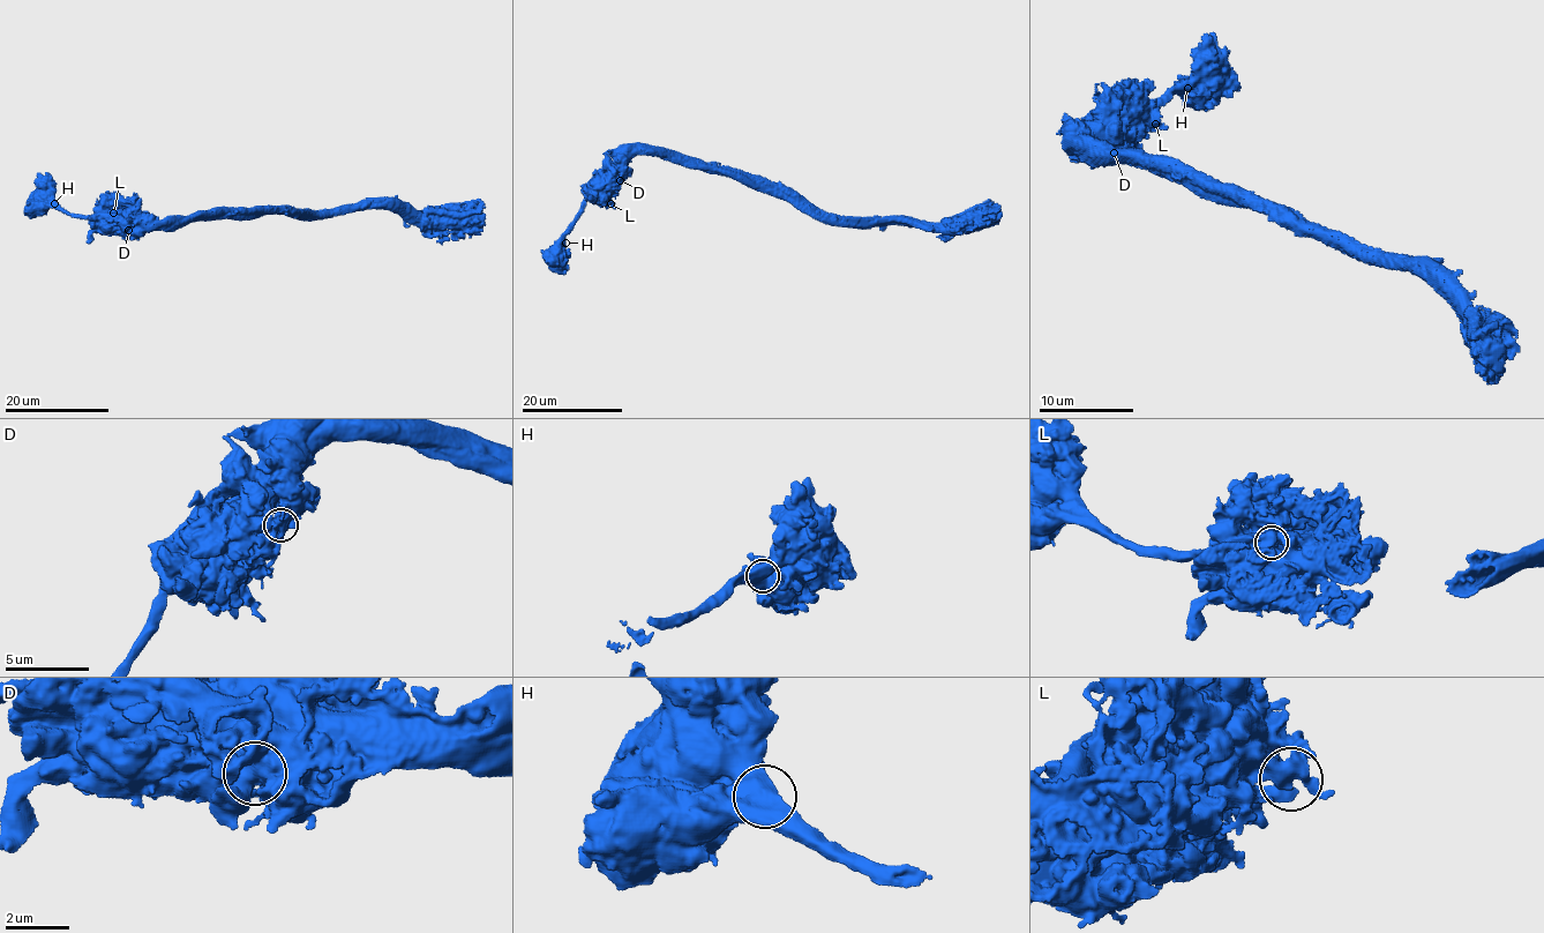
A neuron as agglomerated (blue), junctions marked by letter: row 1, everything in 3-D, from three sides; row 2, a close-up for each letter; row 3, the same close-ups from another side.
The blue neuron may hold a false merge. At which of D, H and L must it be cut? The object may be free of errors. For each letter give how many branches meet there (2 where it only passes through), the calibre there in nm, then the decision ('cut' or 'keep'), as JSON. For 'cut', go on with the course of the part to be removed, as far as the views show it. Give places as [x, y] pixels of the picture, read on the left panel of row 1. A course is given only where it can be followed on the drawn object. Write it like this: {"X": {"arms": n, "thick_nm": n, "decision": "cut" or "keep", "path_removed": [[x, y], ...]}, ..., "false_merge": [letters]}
{"D": {"arms": 2, "thick_nm": 550, "decision": "cut", "path_removed": [[128, 231], [150, 223], [280, 208], [306, 216], [397, 207], [424, 224], [476, 221], [481, 225]]}, "H": {"arms": 2, "thick_nm": 650, "decision": "keep"}, "L": {"arms": 3, "thick_nm": 440, "decision": "keep"}, "false_merge": ["D"]}

